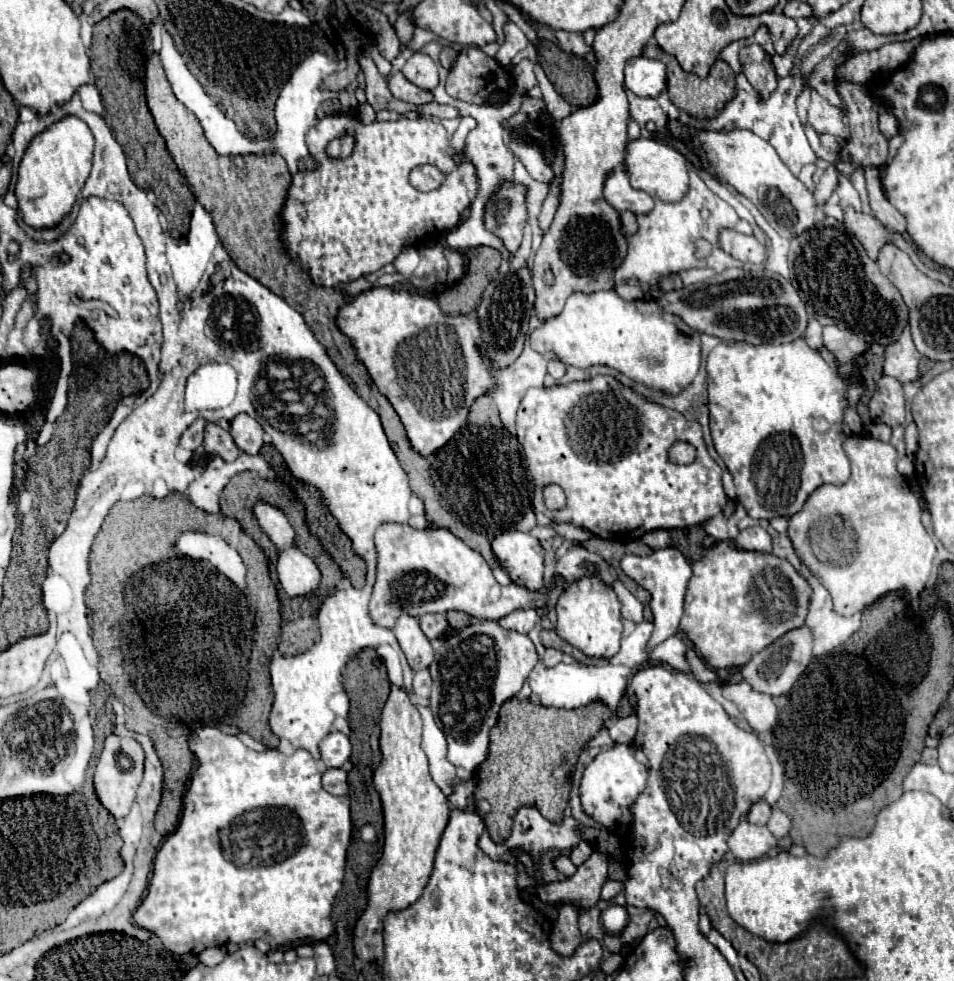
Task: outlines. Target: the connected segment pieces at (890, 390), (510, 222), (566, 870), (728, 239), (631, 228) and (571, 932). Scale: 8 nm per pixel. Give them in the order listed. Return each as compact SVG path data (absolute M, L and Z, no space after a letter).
M882 376L876 382L876 390L868 404L872 420L884 422L888 426L898 426L904 422L904 392L902 384L892 376Z
M500 180L496 192L484 208L484 226L498 236L508 252L516 252L522 240L522 228L528 220L526 186Z
M558 856L558 858L554 858L554 860L552 860L552 864L554 864L554 868L556 868L558 872L562 872L566 878L568 878L568 876L572 876L572 874L576 872L576 866L570 862L570 858L568 858L568 856Z
M736 230L720 232L720 248L724 248L728 254L732 254L740 262L764 264L768 260L764 244L760 244L754 236L746 236Z
M622 212L622 224L624 224L624 232L628 236L632 236L634 232L638 232L638 222L636 222L636 216L632 212Z
M570 904L562 906L558 912L558 920L550 934L552 950L560 956L572 956L580 946L580 930L578 930L578 910Z

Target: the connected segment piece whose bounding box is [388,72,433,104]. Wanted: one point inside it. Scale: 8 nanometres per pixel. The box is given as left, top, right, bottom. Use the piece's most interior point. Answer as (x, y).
(400, 87)

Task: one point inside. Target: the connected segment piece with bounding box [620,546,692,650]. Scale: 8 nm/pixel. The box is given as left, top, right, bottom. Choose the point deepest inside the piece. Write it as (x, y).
(665, 574)

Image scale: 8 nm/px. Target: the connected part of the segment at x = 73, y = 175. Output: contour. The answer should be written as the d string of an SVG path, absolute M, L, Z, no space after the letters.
M66 116L44 130L24 154L18 168L16 198L22 220L32 228L54 228L70 214L92 168L92 132L76 116Z

